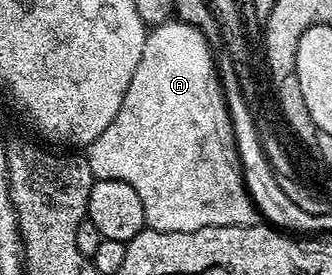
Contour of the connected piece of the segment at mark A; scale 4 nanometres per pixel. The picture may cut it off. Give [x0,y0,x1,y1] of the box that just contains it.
[87,22,259,232]

